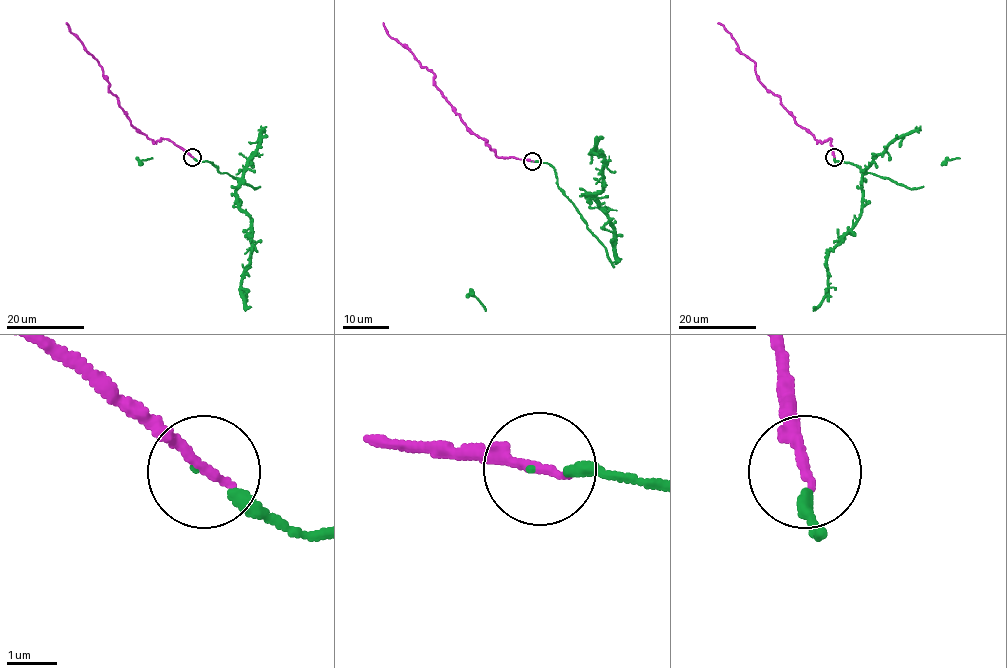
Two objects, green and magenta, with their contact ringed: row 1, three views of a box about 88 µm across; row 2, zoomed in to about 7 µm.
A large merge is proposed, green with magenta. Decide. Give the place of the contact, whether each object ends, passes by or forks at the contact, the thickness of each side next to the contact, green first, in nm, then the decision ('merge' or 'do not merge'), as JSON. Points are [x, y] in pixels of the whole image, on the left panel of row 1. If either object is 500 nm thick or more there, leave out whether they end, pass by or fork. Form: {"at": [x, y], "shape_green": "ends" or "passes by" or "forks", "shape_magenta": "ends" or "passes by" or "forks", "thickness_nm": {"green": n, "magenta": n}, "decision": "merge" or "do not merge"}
{"at": [192, 157], "shape_green": "ends", "shape_magenta": "ends", "thickness_nm": {"green": 120, "magenta": 220}, "decision": "merge"}

